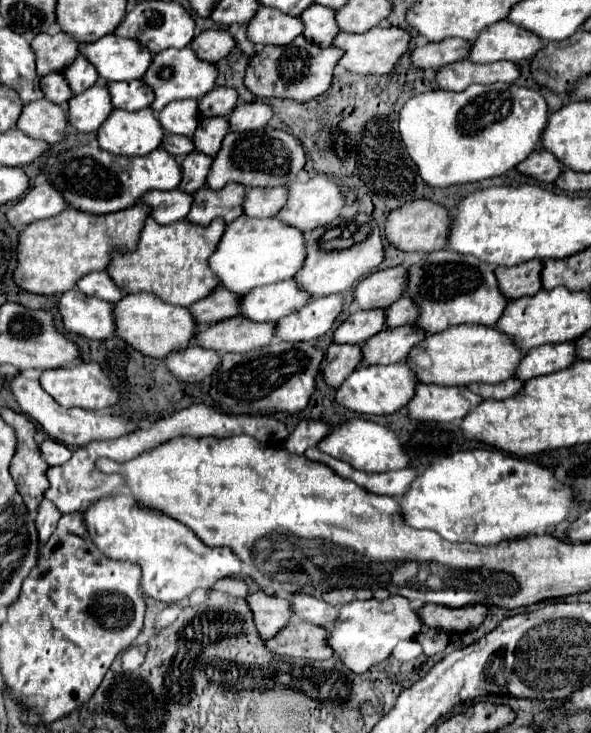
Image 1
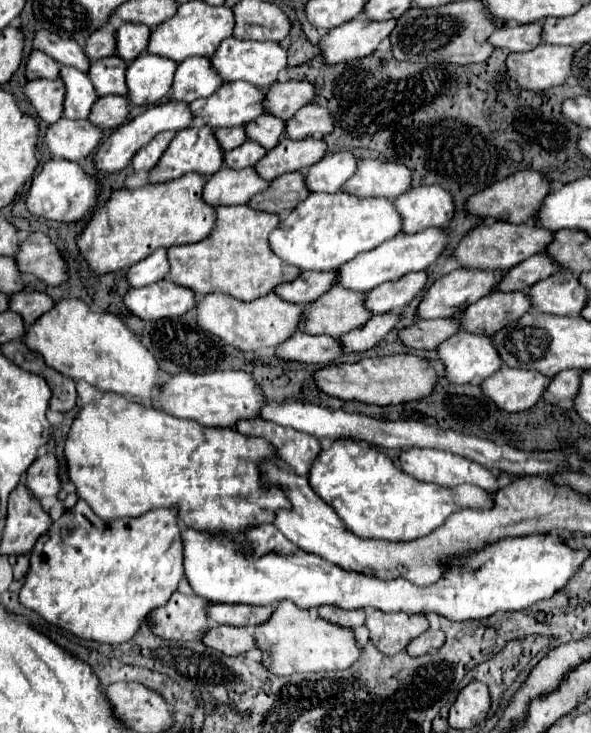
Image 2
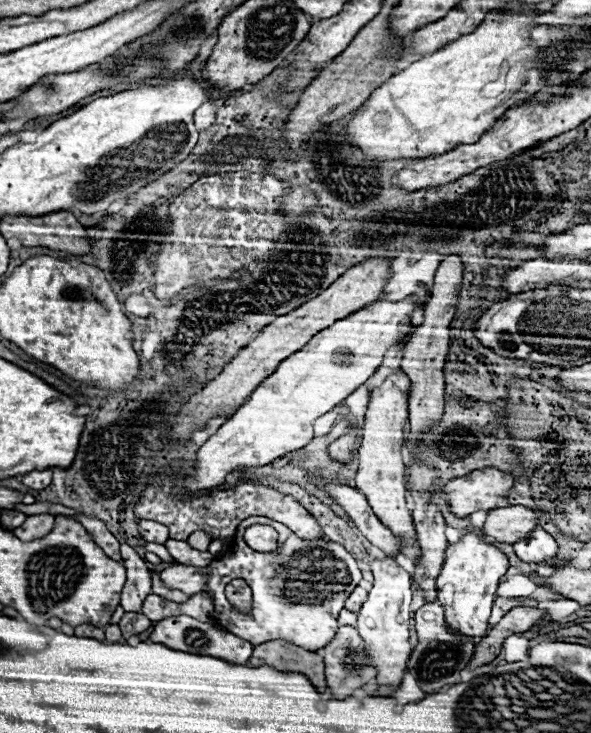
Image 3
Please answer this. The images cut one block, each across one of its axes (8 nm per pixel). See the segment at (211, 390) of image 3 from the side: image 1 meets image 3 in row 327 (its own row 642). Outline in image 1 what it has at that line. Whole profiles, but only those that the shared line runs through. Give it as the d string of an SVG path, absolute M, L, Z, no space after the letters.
M296 618L290 620L290 624L282 628L282 632L278 632L274 638L266 640L266 646L276 654L300 656L310 660L324 660L334 654L334 650L330 648L328 628L298 622Z

